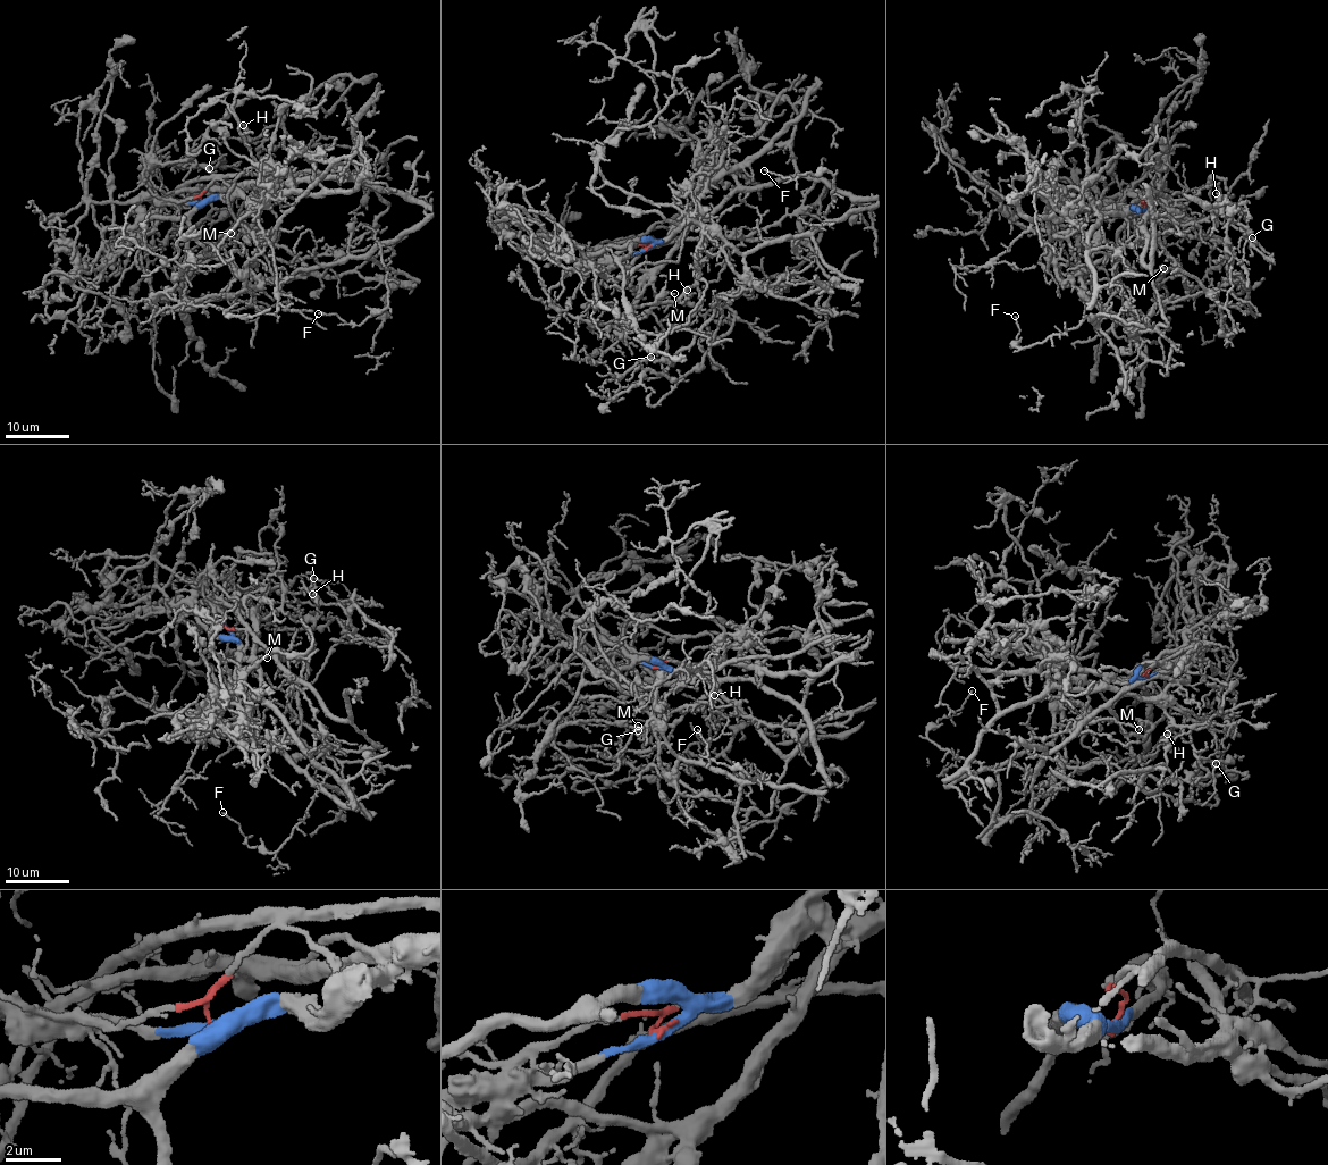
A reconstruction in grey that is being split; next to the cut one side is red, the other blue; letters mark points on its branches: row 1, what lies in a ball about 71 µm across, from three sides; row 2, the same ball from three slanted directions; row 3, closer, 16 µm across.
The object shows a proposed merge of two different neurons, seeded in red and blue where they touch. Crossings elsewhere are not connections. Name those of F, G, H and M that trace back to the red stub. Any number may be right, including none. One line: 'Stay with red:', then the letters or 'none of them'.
Stay with red: M

